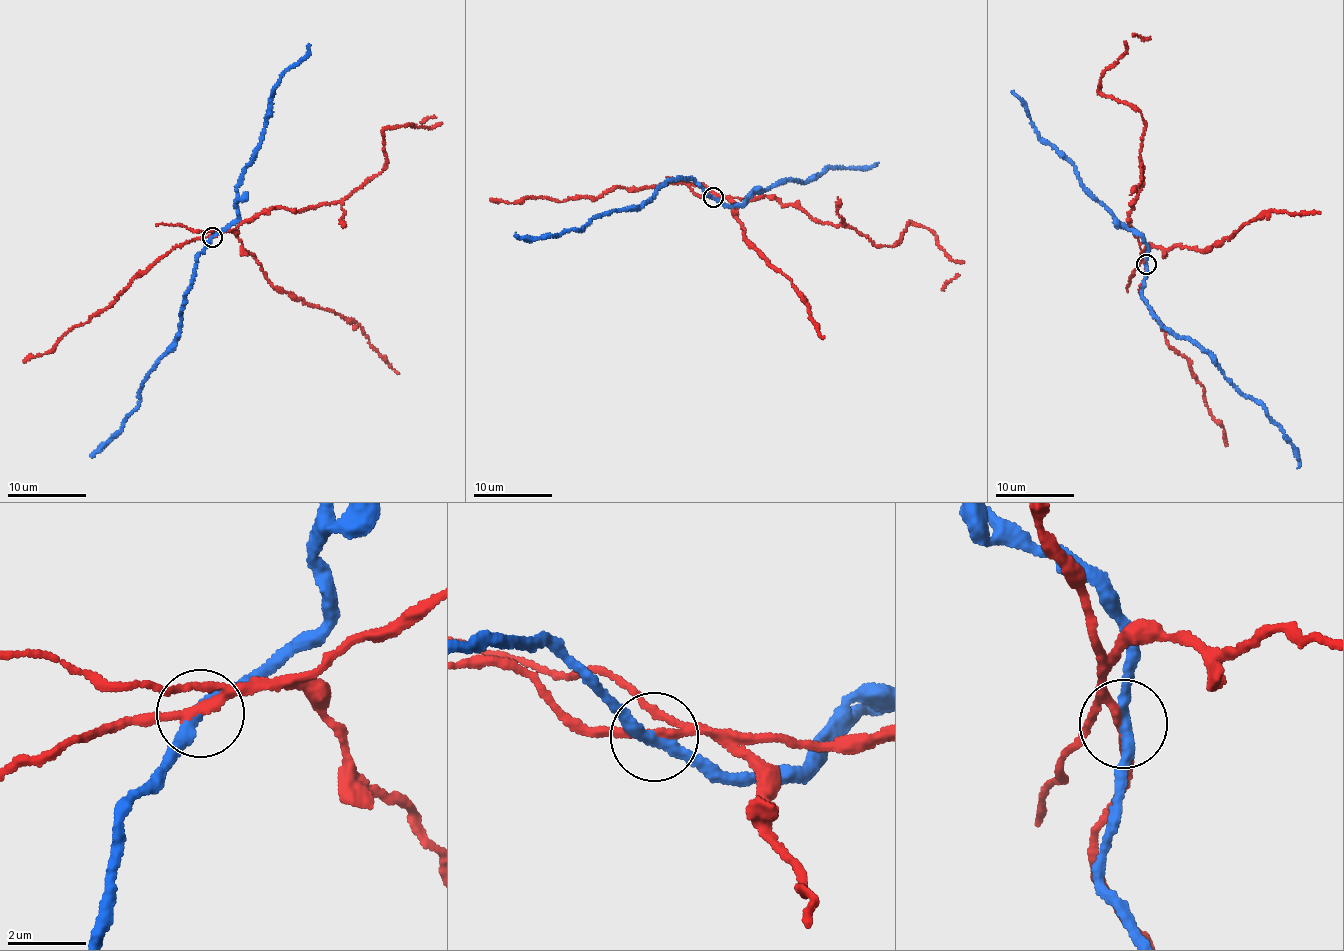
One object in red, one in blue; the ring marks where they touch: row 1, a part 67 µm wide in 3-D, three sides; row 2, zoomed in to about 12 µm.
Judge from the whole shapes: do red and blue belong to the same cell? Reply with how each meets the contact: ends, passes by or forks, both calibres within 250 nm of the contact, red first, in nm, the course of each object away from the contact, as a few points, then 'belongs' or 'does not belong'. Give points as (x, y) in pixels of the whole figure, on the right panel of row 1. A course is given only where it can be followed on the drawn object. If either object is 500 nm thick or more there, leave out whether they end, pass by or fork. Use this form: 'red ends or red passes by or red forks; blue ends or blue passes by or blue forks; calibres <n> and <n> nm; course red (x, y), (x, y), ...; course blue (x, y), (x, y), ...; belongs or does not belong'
red forks; blue passes by; calibres 180 and 280 nm; course red (1144, 264), (1126, 220), (1142, 178), (1141, 114), (1104, 94), (1098, 85), (1132, 35), (1150, 39); course blue (1146, 264), (1142, 290), (1150, 311), (1176, 335), (1194, 341), (1233, 385), (1263, 407), (1291, 443), (1297, 468); does not belong

